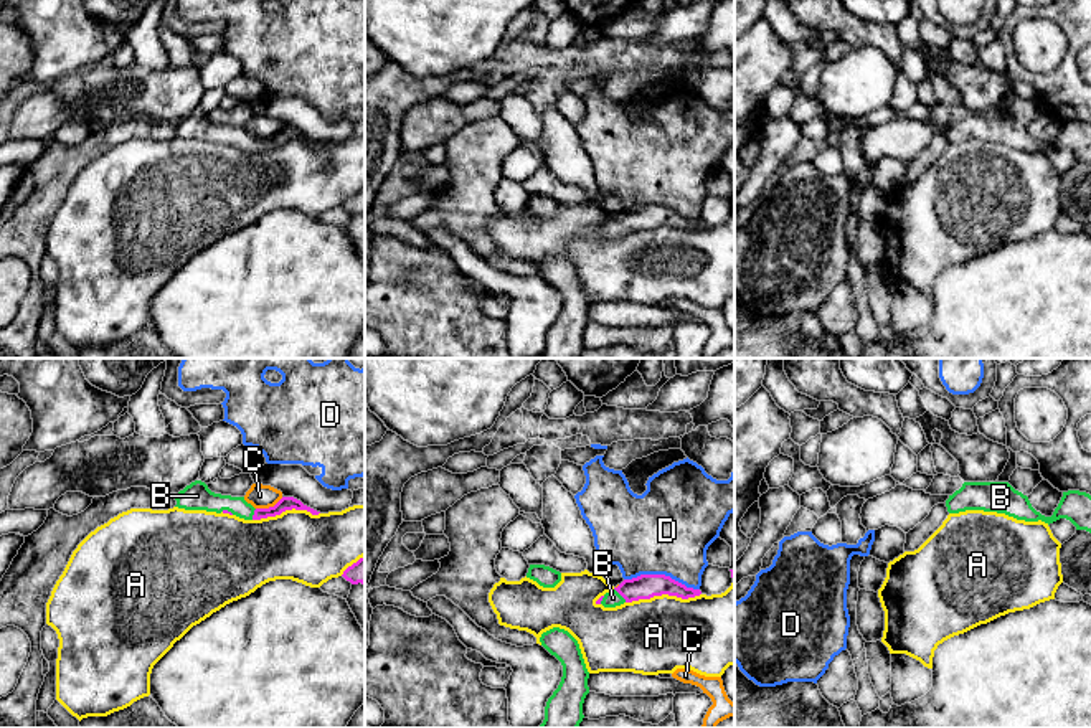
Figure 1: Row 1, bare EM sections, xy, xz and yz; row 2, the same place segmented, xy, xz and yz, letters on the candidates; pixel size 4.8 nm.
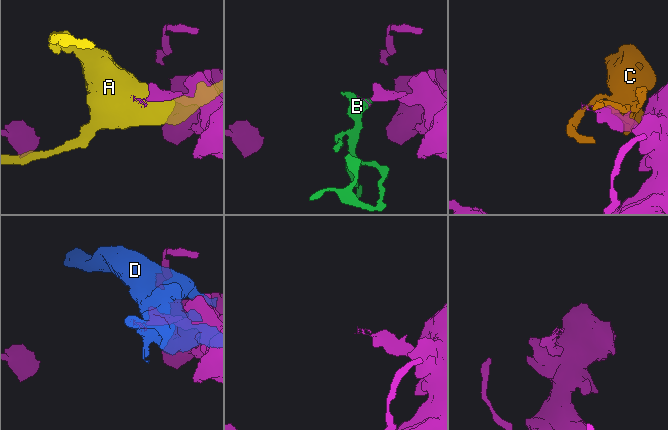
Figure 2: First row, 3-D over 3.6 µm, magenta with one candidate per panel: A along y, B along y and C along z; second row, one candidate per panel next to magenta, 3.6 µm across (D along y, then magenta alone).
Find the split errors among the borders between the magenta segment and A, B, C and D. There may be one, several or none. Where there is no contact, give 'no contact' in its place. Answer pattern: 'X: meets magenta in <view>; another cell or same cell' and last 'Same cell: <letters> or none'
A: meets magenta in xz; another cell
B: meets magenta in xz; same cell
C: meets magenta in xy; another cell
D: meets magenta in xz; another cell
Same cell: B

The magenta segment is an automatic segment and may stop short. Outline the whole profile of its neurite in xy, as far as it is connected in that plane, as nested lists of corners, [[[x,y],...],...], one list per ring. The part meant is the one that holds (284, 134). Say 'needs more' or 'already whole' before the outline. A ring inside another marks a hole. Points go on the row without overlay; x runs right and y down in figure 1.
needs more; [[[195,111],[187,116],[183,121],[175,124],[175,130],[178,139],[185,140],[206,140],[216,144],[229,144],[244,150],[261,150],[267,147],[281,145],[286,140],[307,140],[312,145],[319,145],[320,142],[304,135],[300,130],[294,127],[282,127],[274,137],[269,139],[254,139],[251,134],[244,130],[244,127],[231,127],[215,124],[208,119],[208,116],[201,111]]]

